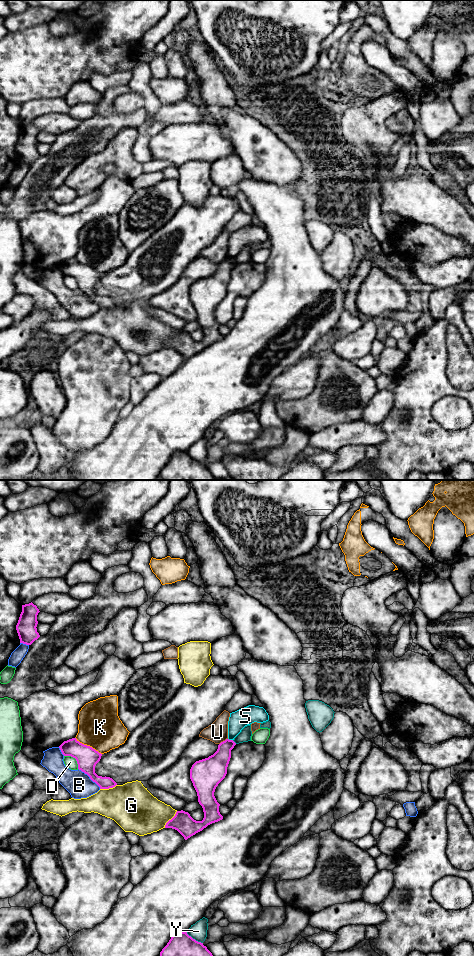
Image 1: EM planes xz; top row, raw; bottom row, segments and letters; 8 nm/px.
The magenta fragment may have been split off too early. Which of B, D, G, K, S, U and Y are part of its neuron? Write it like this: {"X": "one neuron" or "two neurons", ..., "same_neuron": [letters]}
{"B": "two neurons", "D": "two neurons", "G": "two neurons", "K": "two neurons", "S": "two neurons", "U": "two neurons", "Y": "two neurons", "same_neuron": []}

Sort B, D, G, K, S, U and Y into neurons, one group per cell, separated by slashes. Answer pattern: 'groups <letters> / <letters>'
groups B / D / G / K / S / U / Y

